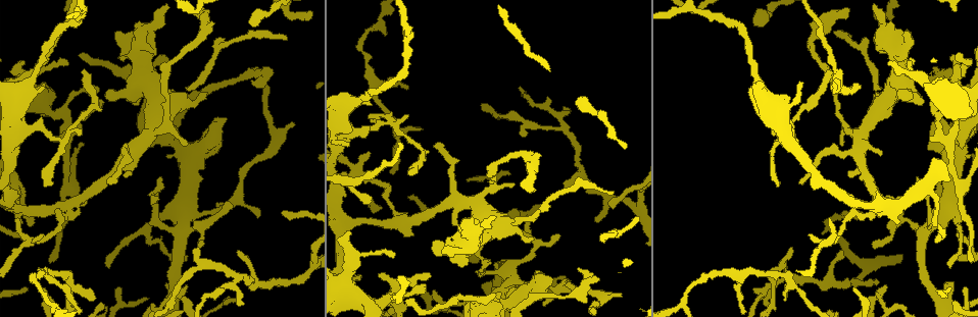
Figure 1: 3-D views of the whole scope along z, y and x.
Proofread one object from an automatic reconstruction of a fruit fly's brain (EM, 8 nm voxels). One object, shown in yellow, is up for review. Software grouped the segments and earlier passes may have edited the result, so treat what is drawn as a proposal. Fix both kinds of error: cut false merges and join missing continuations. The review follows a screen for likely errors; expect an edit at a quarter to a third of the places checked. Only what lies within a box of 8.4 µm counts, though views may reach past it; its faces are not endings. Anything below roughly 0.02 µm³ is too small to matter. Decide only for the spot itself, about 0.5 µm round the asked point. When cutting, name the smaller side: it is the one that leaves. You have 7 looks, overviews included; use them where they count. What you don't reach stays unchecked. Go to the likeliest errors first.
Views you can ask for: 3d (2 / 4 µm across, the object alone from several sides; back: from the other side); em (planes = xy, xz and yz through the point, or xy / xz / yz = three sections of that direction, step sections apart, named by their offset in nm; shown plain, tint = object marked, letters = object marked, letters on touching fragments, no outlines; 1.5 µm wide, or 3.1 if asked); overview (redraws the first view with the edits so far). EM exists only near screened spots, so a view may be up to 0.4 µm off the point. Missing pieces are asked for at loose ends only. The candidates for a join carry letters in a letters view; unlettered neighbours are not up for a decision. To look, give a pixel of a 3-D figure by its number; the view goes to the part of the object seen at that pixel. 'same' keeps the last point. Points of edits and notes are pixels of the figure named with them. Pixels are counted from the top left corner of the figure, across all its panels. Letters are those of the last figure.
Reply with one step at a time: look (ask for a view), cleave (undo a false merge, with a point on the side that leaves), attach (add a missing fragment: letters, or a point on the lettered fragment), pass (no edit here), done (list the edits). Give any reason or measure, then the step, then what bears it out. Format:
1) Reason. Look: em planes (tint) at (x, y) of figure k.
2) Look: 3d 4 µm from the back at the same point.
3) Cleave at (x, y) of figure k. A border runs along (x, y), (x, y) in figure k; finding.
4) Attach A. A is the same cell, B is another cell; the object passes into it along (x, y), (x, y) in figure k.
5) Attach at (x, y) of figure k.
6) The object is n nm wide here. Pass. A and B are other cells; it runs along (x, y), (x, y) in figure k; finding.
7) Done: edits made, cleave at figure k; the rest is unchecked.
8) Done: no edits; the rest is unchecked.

Free end. Look: 3d 2 µm at (258, 216) of figure 1.

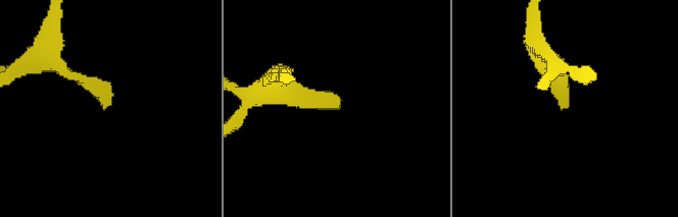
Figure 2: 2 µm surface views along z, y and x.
Look: em yz step 4 (letters) at (561, 108) of figure 2.

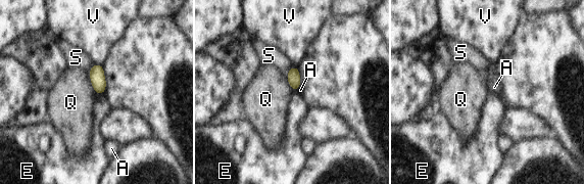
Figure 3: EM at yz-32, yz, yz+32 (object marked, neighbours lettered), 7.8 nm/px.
The longest contact is with Q, 190 nm. Pass. A, E, Q, S and V are other cells; a border runs along (87, 73), (96, 94) in figure 3; none of them fits.

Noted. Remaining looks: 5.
Look: em planes (plain) at (225, 117) of figure 1.

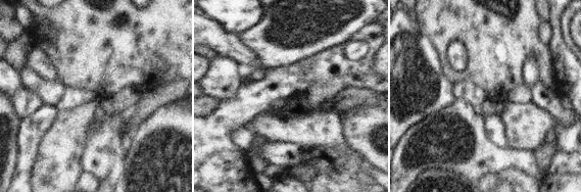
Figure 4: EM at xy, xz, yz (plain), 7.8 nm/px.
See the neighbours. Look: em planes (letters) at the same point.

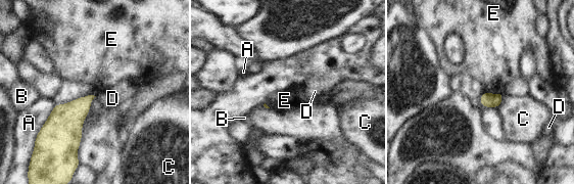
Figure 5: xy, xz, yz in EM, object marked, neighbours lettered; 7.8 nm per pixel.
The longest contact is with A, 280 nm. Pass. A, B, C, D and E are other cells; a border runs along (484, 90), (490, 93), (503, 92) in figure 5; no lettered fragment goes on from it.

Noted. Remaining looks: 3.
Branch stops here. Look: em planes (tint) at (43, 185) of figure 1.

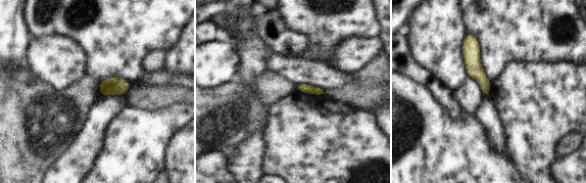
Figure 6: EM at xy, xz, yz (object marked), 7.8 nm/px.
Look: em planes (letters) at the same point.

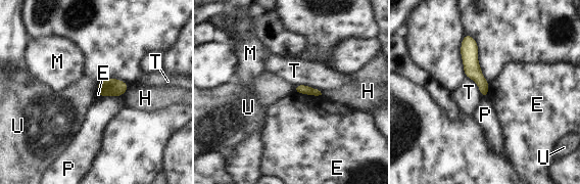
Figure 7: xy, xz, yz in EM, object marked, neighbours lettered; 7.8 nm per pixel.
The longest contact is with E, 220 nm. Pass. E, H, M, P, T and U are other cells; none of them fits.

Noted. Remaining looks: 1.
Done: no edits; the rest is unchecked.

